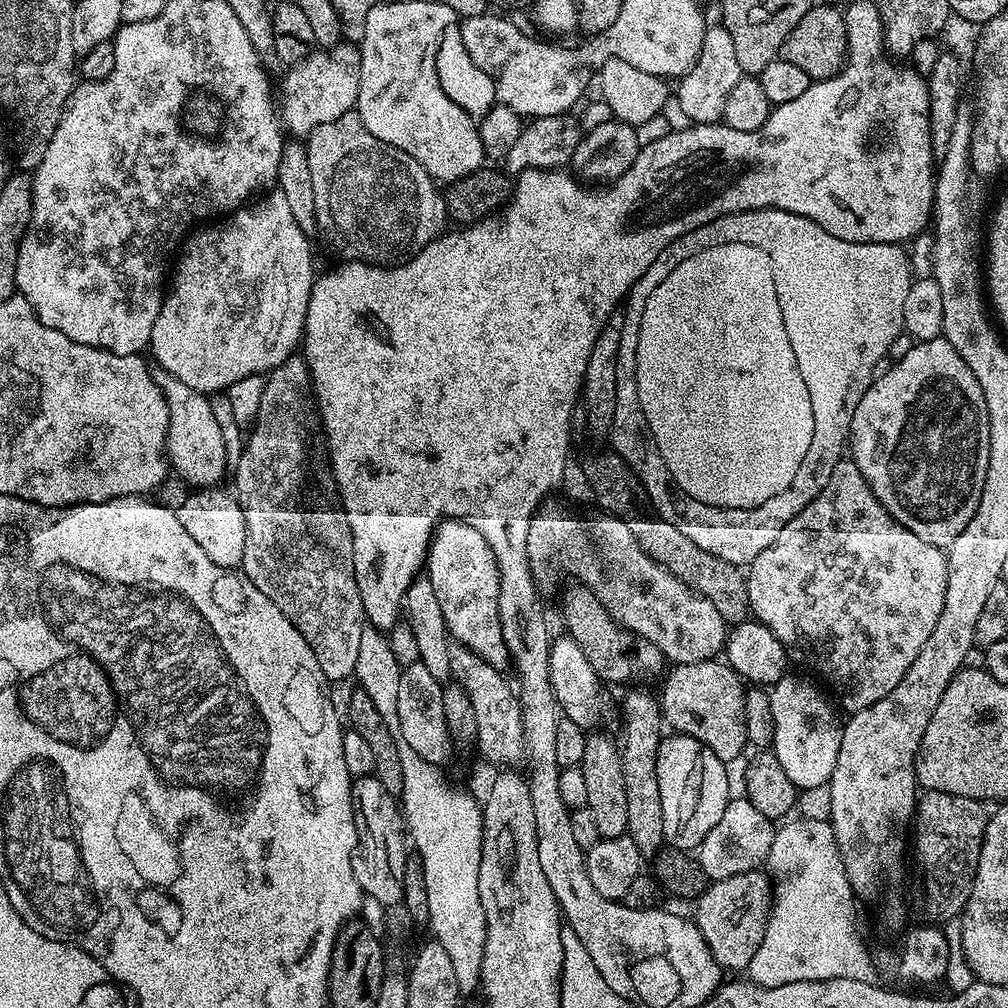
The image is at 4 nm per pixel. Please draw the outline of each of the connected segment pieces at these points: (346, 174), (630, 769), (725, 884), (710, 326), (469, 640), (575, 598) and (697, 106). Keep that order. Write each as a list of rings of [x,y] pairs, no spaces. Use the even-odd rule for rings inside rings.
[[[355,111],[334,122],[320,124],[306,137],[310,182],[314,185],[314,214],[317,233],[340,255],[341,261],[395,266],[417,256],[432,240],[437,240],[449,223],[448,211],[437,181],[410,154],[383,144],[361,122]]]
[[[628,690],[624,696],[624,737],[619,737],[618,747],[622,758],[622,775],[626,782],[626,835],[634,838],[641,857],[654,858],[665,847],[662,830],[662,794],[658,794],[656,759],[662,739],[662,713],[659,699],[648,692]]]
[[[757,870],[746,874],[734,874],[734,878],[709,883],[700,899],[695,901],[696,929],[702,934],[710,954],[714,954],[721,969],[748,969],[750,958],[754,958],[758,946],[762,943],[764,927],[772,909],[773,895],[773,881],[763,871]]]
[[[759,208],[723,216],[681,236],[678,243],[694,250],[686,250],[684,257],[678,259],[678,264],[672,266],[672,272],[670,266],[661,266],[662,278],[652,278],[656,288],[642,289],[642,294],[650,298],[637,296],[634,300],[636,321],[633,324],[631,321],[630,324],[632,349],[629,352],[627,349],[626,352],[628,380],[620,378],[616,381],[610,448],[631,468],[644,488],[644,496],[652,499],[652,504],[656,507],[653,509],[661,518],[678,526],[678,530],[682,530],[682,534],[686,534],[694,546],[702,546],[702,550],[731,564],[747,566],[754,558],[758,558],[758,554],[762,554],[762,550],[766,550],[766,546],[770,546],[770,542],[774,542],[774,538],[778,538],[778,534],[782,534],[785,522],[797,516],[824,489],[826,482],[830,482],[834,466],[845,455],[849,443],[848,431],[852,428],[856,407],[859,406],[876,367],[877,372],[881,367],[880,360],[885,359],[890,342],[904,332],[902,310],[914,273],[900,244],[846,242],[842,238],[834,238],[834,234],[822,230],[822,226],[810,218],[777,208]],[[778,326],[783,328],[783,332],[778,332]],[[768,392],[788,392],[788,397],[777,398],[776,416],[768,416]],[[649,438],[654,438],[658,450],[662,448],[666,456],[665,464],[653,457],[652,448],[647,443]],[[750,504],[754,504],[752,512],[732,512],[732,506]]]
[[[447,518],[441,520],[428,547],[426,579],[430,586],[434,586],[438,606],[442,606],[442,618],[446,618],[449,637],[469,648],[490,666],[503,669],[503,664],[507,665],[510,657],[502,638],[498,614],[502,577],[494,550],[490,550],[486,538],[482,538],[482,534],[466,522]]]
[[[576,582],[564,592],[564,624],[567,635],[582,648],[586,659],[605,685],[628,684],[636,686],[639,680],[659,681],[666,672],[666,661],[662,650],[654,642],[635,636],[627,628],[621,628],[615,618],[603,606],[600,599],[589,588]]]
[[[708,26],[696,61],[679,77],[680,85],[674,88],[674,100],[680,103],[680,112],[688,119],[685,121],[693,125],[717,123],[724,114],[726,94],[734,90],[734,82],[738,82],[741,75],[738,58],[734,55],[734,42],[728,31],[723,26]]]

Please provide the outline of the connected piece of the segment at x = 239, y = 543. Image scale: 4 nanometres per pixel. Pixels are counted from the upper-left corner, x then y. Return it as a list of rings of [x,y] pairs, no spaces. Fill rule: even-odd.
[[[223,487],[201,488],[193,491],[182,502],[182,506],[175,509],[178,522],[190,533],[190,538],[202,546],[206,558],[223,568],[239,569],[244,562],[246,550],[246,518],[242,518],[240,503],[236,501],[231,491],[223,492]]]

